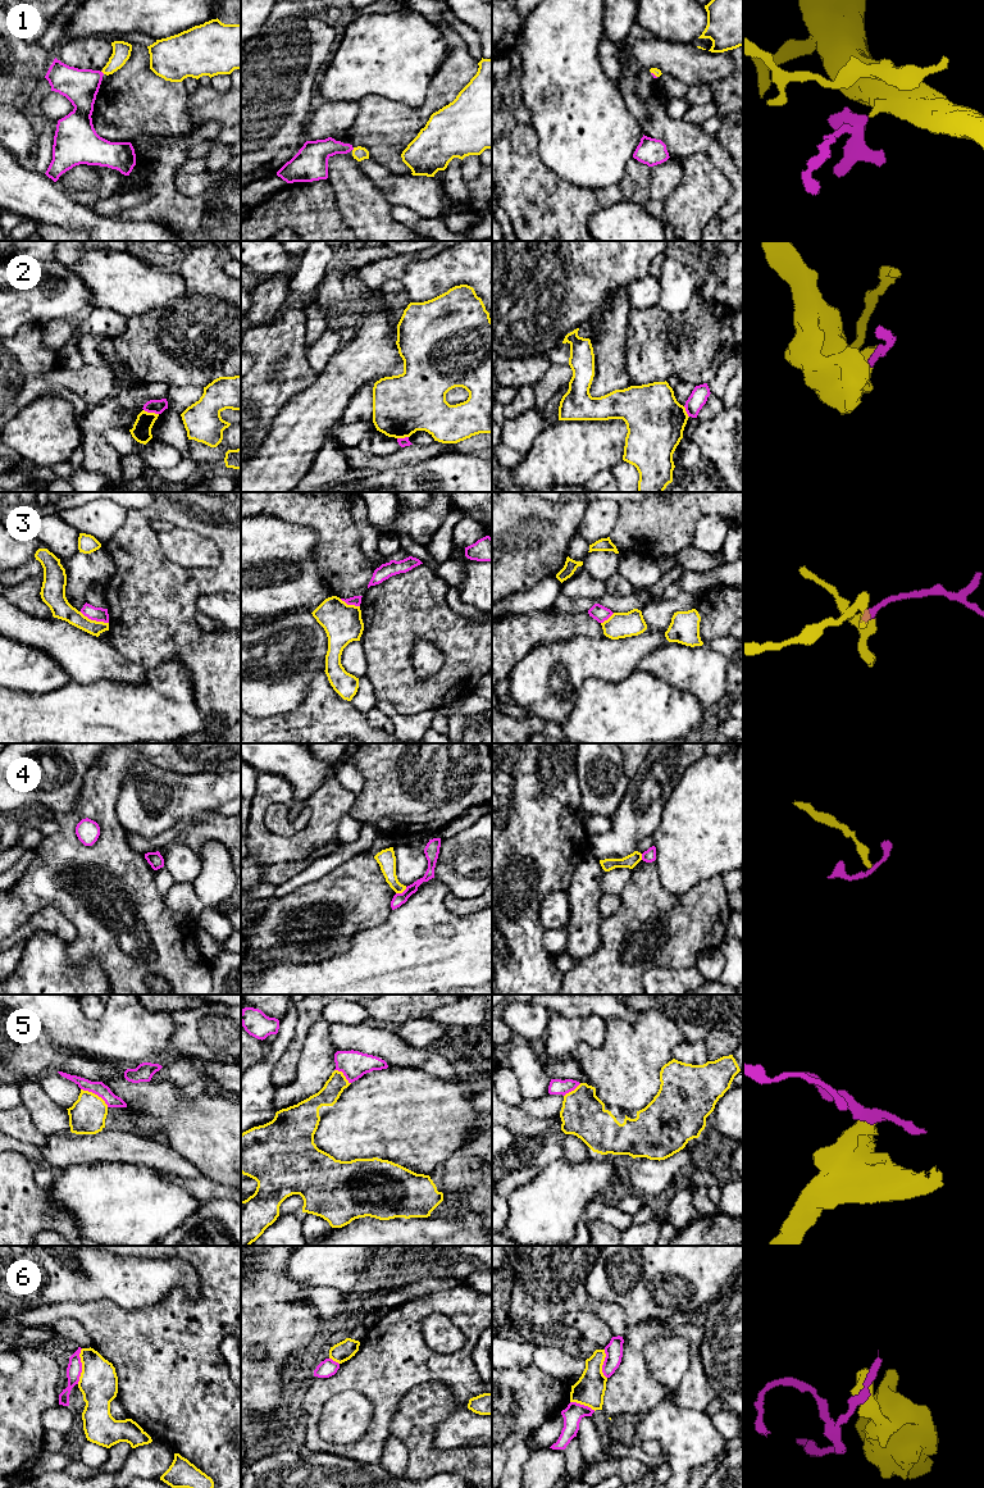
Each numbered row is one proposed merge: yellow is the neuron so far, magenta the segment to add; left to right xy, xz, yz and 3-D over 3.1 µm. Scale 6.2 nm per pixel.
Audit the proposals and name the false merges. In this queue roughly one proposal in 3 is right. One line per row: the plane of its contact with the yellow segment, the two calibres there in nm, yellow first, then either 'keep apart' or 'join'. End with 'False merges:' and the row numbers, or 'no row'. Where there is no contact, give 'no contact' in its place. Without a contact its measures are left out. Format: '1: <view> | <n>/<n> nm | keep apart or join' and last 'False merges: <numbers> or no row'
1: xy | 110/220 nm | join
2: xy | 120/90 nm | keep apart
3: xy | 120/90 nm | keep apart
4: xz | 120/80 nm | keep apart
5: xy | 220/90 nm | keep apart
6: xy | 240/100 nm | keep apart
False merges: 2, 3, 4, 5, 6

